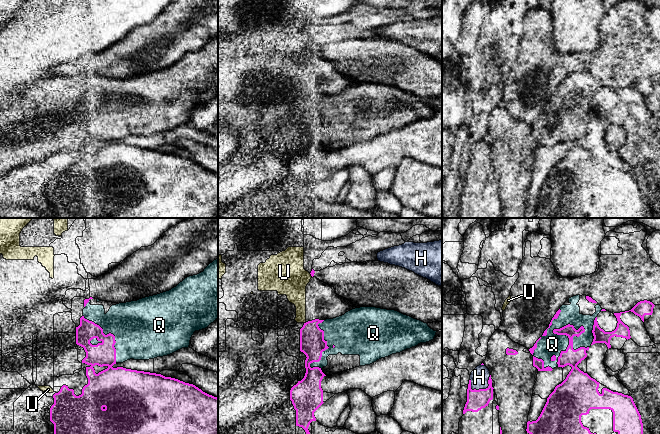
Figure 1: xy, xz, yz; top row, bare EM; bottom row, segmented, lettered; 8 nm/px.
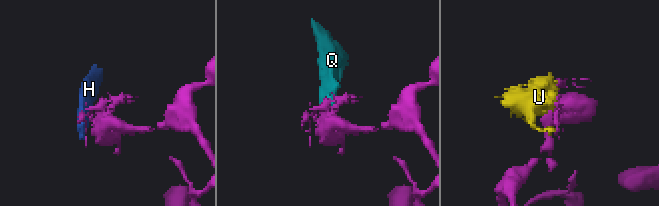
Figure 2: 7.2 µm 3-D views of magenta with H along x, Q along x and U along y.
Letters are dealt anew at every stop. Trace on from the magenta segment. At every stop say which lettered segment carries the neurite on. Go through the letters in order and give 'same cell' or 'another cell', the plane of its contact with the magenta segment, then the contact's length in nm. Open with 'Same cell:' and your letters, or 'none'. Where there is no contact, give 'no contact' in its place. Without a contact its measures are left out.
Same cell: none
H: another cell | yz | 200 nm
Q: another cell | yz | 380 nm
U: another cell | xz | 30 nm

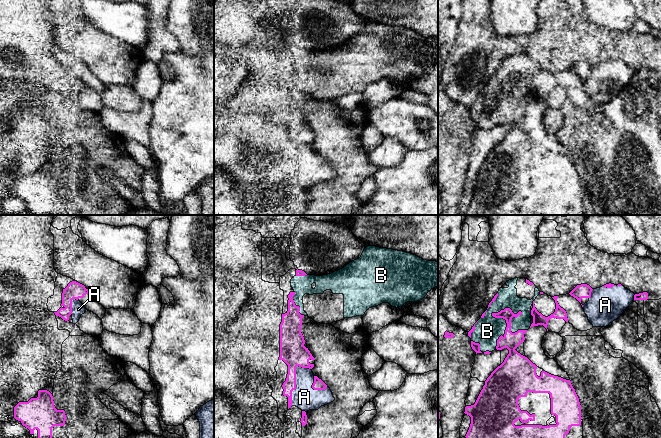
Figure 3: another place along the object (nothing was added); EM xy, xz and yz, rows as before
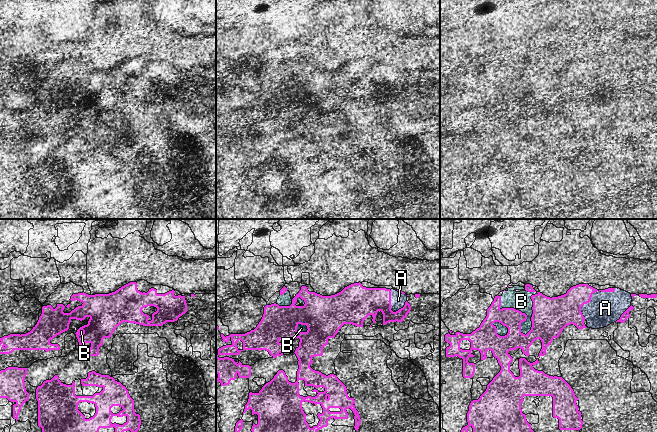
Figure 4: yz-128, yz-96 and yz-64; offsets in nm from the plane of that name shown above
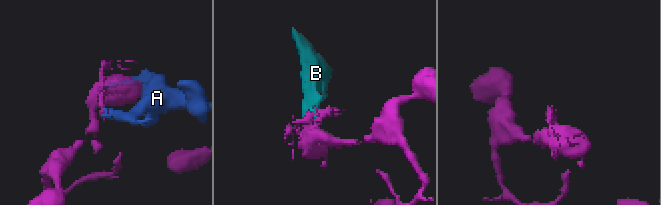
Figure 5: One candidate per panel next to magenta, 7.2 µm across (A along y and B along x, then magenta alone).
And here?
Same cell: A
A: same cell | xz | 340 nm
B: another cell | yz | 360 nm

